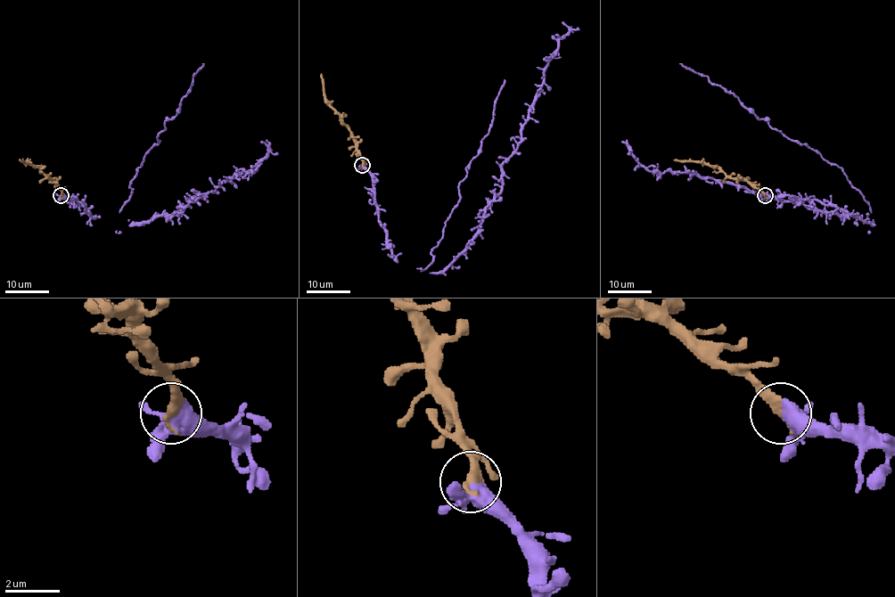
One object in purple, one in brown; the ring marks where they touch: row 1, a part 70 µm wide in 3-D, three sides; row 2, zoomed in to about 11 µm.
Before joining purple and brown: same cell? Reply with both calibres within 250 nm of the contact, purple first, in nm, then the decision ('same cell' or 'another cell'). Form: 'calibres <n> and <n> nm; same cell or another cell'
calibres 400 and 400 nm; same cell

